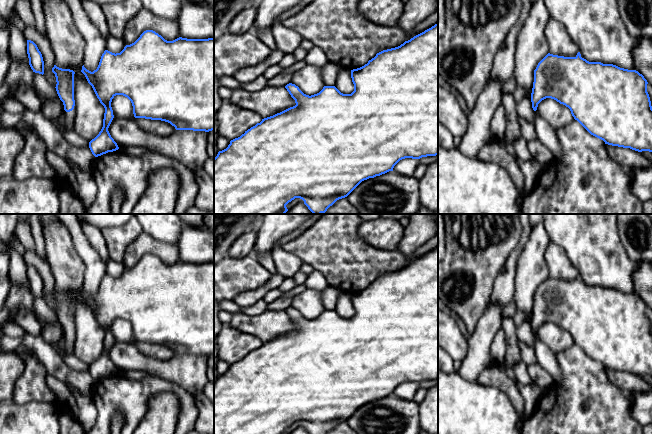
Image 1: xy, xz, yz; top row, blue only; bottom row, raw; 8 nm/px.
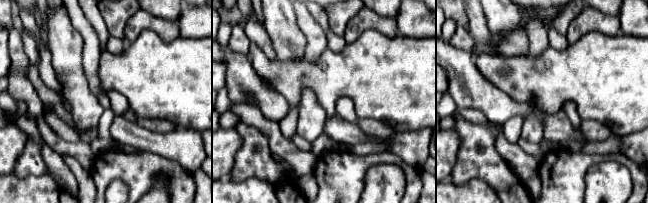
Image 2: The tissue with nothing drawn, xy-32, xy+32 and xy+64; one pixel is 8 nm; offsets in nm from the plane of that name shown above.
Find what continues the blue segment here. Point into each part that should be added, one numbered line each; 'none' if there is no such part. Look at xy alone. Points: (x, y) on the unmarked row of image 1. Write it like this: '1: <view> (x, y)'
1: xy (67, 346)

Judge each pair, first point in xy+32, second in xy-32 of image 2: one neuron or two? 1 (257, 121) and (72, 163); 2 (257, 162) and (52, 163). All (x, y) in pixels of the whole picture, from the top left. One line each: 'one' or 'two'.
1: two
2: two

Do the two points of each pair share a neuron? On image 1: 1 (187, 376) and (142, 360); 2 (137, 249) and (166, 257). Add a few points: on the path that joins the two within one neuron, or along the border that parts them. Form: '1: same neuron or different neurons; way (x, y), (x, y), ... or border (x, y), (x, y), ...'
1: same neuron; way (176, 369), (153, 367)
2: same neuron; way (144, 248), (157, 248), (159, 250)

